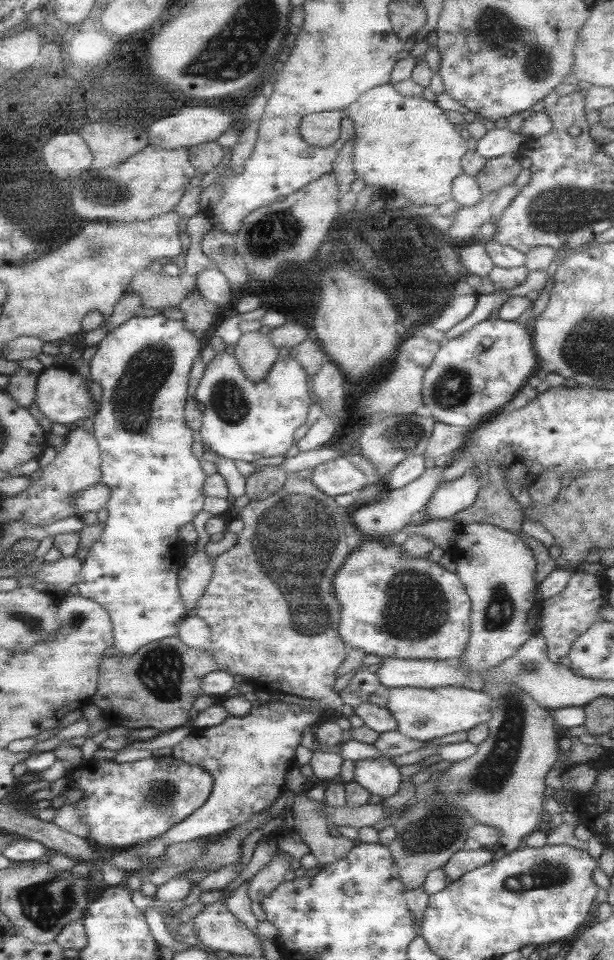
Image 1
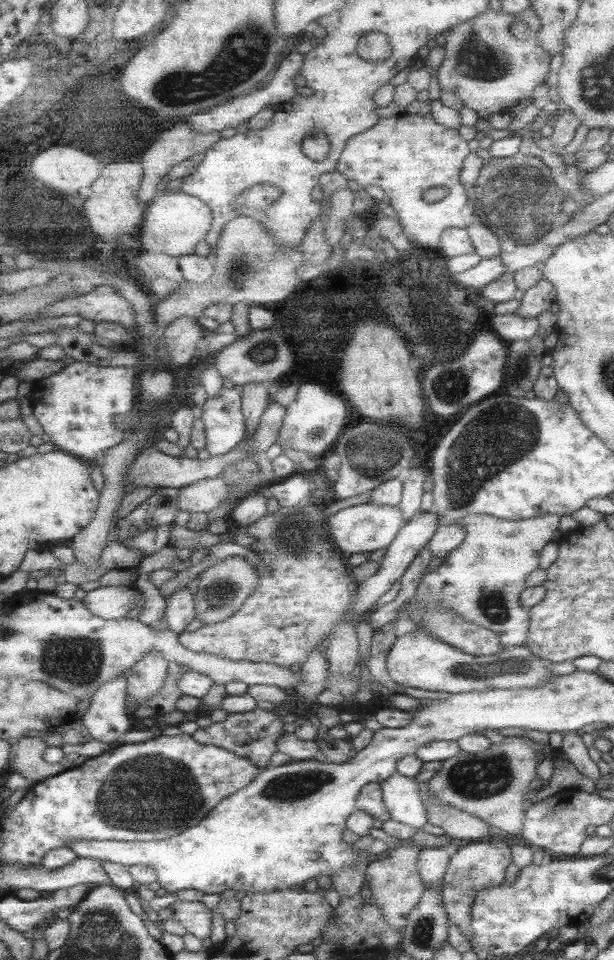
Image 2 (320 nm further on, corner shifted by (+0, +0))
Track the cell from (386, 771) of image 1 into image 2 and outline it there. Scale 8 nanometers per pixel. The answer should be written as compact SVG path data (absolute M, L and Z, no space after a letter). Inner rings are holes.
M395 772L379 784L389 820L420 830L426 821L426 810L419 798L419 784Z

